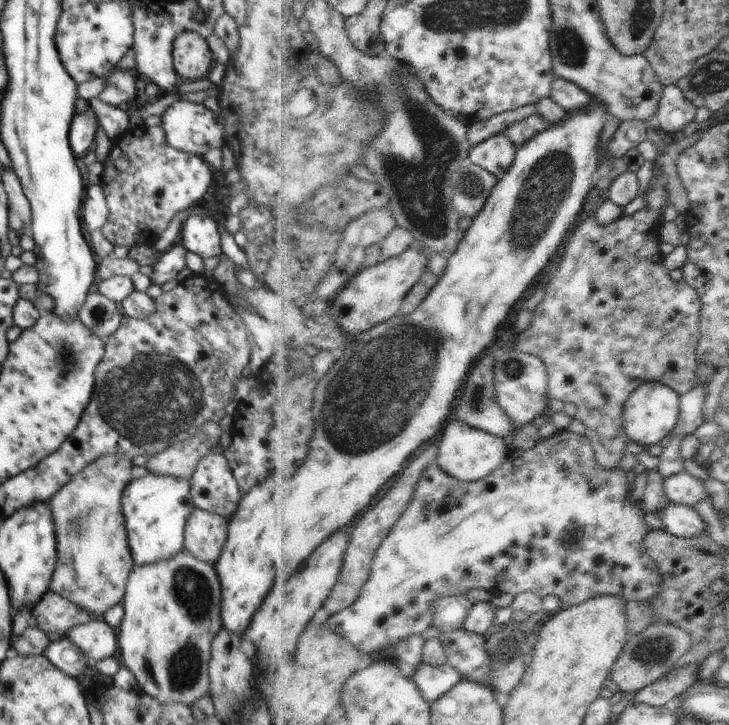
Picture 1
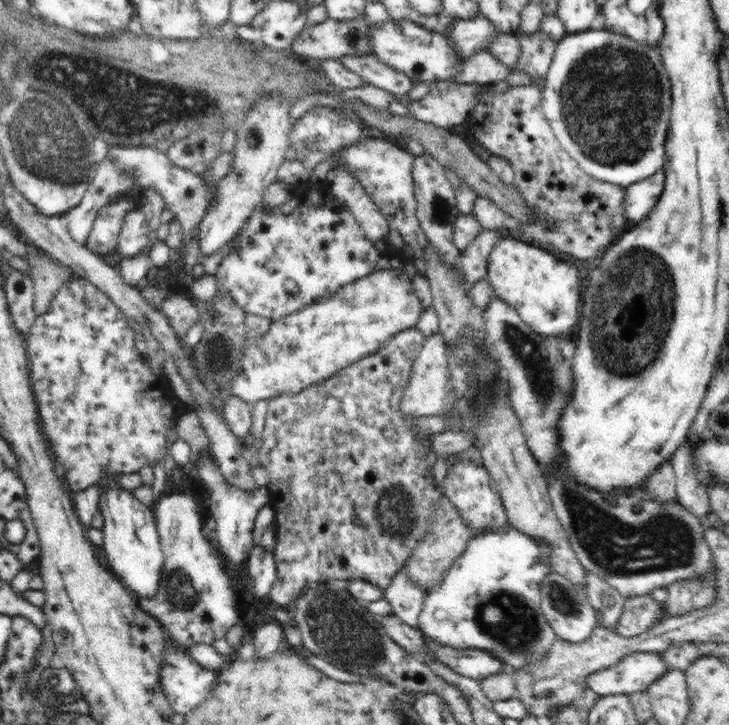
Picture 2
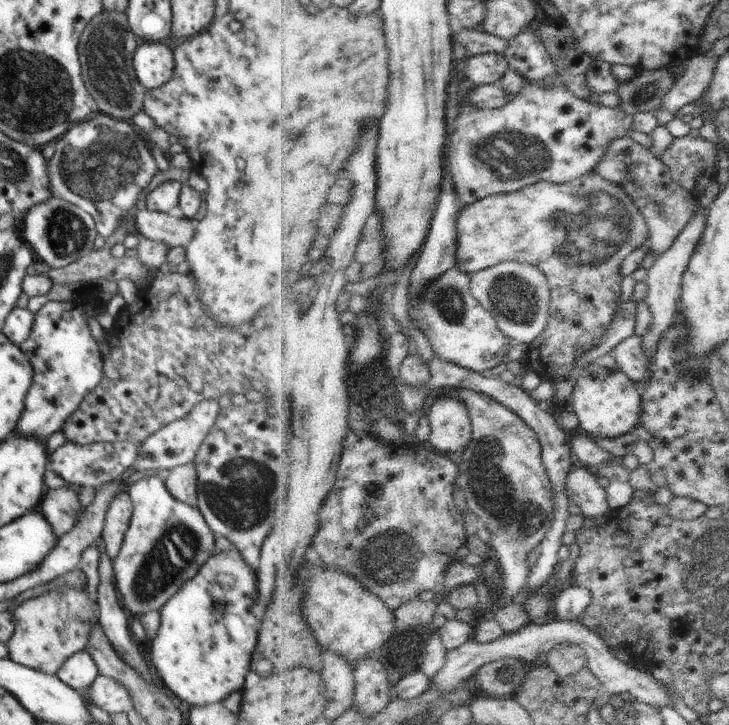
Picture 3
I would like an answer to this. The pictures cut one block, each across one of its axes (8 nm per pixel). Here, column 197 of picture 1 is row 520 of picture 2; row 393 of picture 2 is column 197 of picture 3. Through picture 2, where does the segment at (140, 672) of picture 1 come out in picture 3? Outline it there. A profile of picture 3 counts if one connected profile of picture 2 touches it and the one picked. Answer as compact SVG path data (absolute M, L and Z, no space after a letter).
M163 475L140 478L126 490L133 505L133 512L126 530L123 544L118 556L113 561L115 587L122 606L132 618L140 618L149 611L160 611L168 600L180 590L180 584L188 582L200 566L204 565L216 552L216 536L210 531L208 524L197 507L175 500L166 489Z

